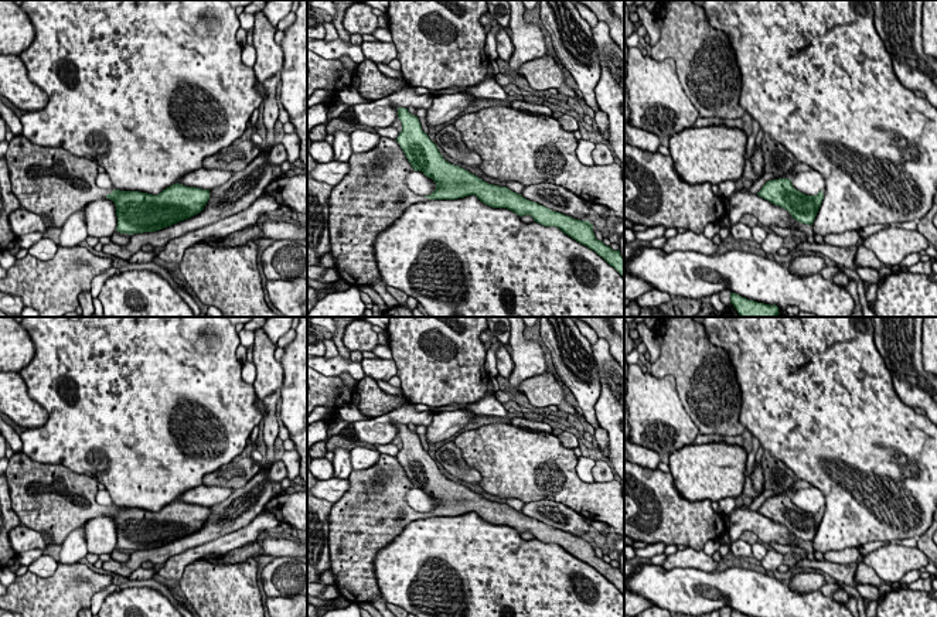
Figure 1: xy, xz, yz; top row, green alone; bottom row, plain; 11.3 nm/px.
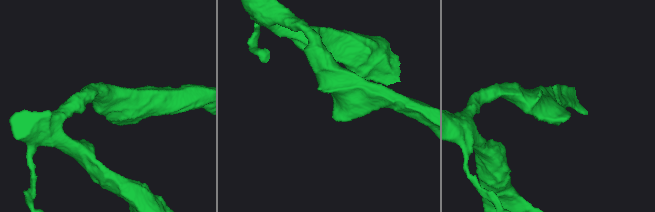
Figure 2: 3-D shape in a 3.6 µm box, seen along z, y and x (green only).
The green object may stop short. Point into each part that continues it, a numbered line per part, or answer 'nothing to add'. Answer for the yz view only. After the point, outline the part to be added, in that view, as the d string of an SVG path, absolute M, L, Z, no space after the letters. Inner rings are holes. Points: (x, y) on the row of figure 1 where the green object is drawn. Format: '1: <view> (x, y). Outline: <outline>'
nothing to add

